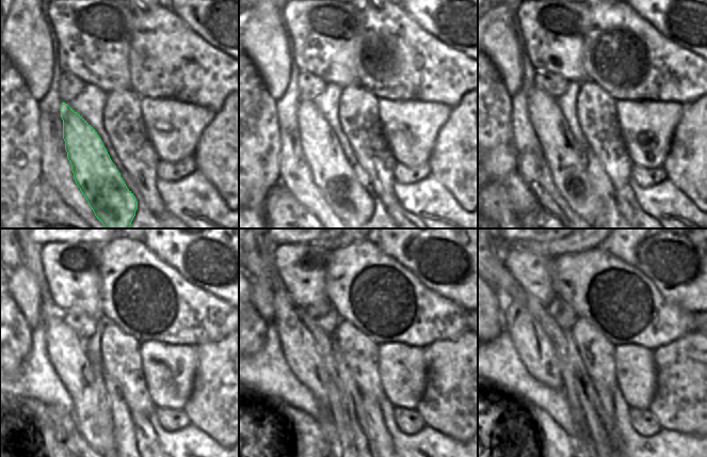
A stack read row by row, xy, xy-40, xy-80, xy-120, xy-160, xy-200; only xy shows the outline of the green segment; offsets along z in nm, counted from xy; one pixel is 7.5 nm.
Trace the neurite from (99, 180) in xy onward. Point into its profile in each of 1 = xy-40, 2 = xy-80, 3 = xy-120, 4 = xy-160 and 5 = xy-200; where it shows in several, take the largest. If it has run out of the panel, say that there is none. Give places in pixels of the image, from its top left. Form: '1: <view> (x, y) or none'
1: xy-40 (332, 172)
2: xy-80 (566, 161)
3: xy-120 (65, 350)
4: xy-160 (301, 352)
5: xy-200 (534, 349)

